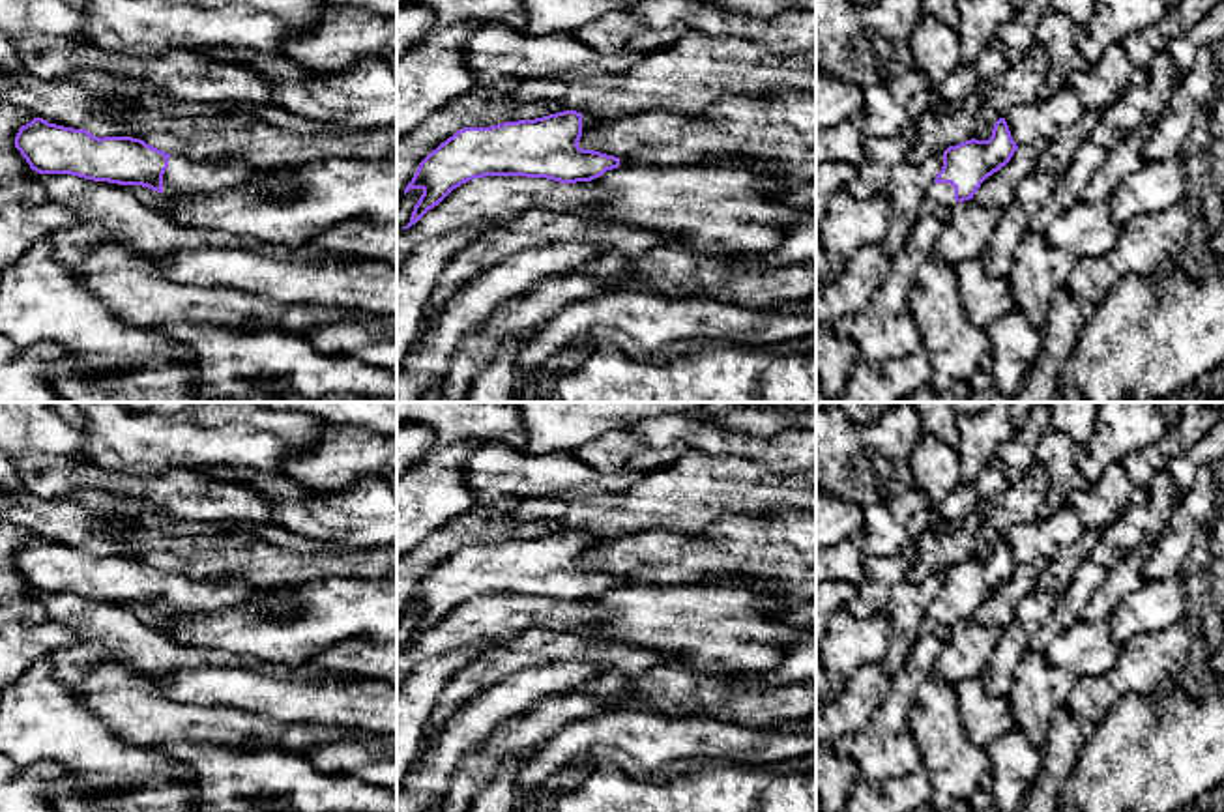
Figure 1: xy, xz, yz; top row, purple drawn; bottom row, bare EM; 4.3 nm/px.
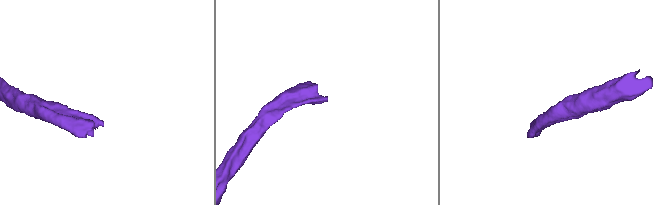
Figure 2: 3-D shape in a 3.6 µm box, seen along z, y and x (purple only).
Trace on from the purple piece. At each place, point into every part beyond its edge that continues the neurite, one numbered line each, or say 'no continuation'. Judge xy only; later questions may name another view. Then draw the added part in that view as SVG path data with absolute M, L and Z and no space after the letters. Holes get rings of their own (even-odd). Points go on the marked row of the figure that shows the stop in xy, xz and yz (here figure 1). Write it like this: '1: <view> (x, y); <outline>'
1: xy (184, 176); M170 153L168 168L163 174L163 195L170 198L211 195L240 185L253 185L279 198L296 189L294 183L271 170L249 168L240 163L204 163L174 153Z

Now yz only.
1: yz (940, 197); M932 183L923 198L921 213L949 211L956 204L951 183Z

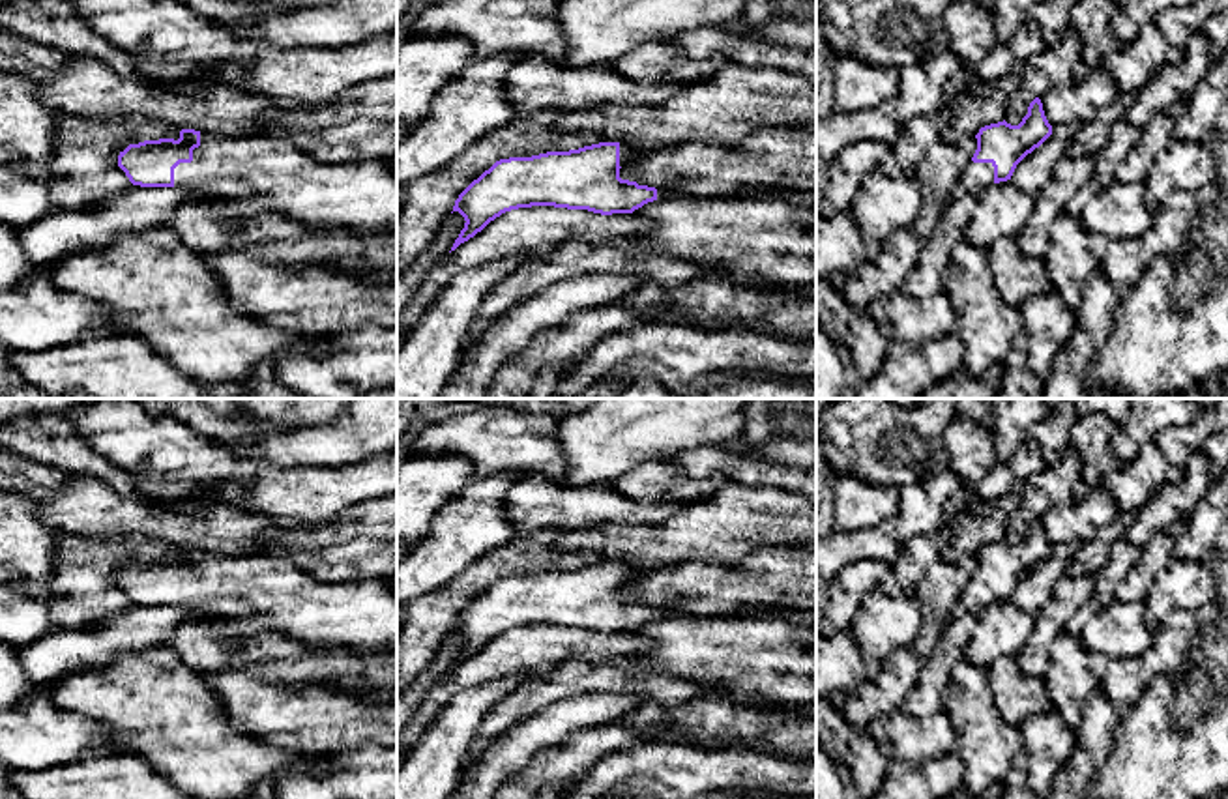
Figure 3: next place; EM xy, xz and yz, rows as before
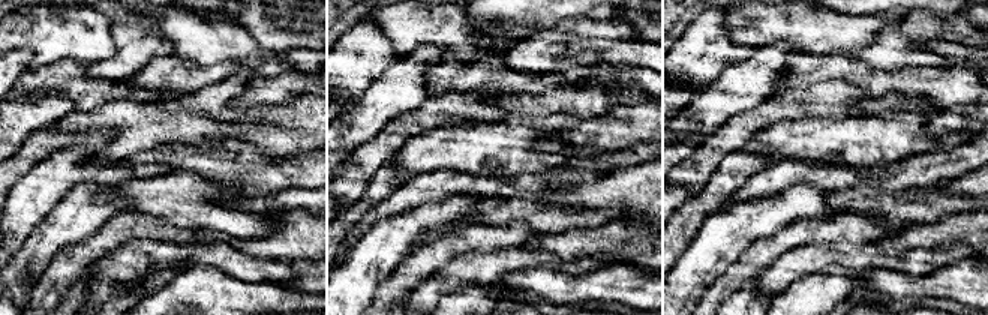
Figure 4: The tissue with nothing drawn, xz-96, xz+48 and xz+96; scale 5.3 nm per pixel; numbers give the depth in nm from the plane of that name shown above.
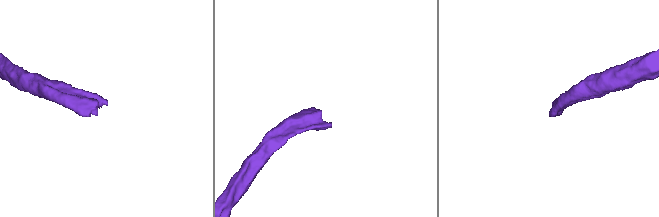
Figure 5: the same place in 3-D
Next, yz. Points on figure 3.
1: yz (978, 176); M970 161L962 176L953 187L955 196L979 195L987 187L994 185L994 167L992 163L973 163Z

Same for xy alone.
1: xy (358, 197); M200 133L193 161L174 168L174 187L219 202L275 210L313 230L341 230L361 240L397 232L397 172L386 161L320 161L288 137Z

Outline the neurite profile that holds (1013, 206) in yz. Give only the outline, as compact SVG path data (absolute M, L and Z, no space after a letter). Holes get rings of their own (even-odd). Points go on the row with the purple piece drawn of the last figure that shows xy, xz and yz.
M1009 180L994 183L977 195L964 240L988 249L998 238L1016 238L1030 219L1035 195L1016 189Z

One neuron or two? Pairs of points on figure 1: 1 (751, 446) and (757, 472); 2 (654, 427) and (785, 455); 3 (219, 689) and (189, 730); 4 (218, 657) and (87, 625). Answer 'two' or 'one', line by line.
1: two
2: one
3: two
4: one

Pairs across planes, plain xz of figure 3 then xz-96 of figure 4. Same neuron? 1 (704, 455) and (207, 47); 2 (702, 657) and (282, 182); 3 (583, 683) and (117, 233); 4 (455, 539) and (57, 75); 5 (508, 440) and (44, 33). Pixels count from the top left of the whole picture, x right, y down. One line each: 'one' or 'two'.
1: one
2: two
3: one
4: two
5: one

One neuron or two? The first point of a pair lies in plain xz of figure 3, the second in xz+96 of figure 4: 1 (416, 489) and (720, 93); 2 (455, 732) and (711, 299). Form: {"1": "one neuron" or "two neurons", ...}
{"1": "two neurons", "2": "two neurons"}

